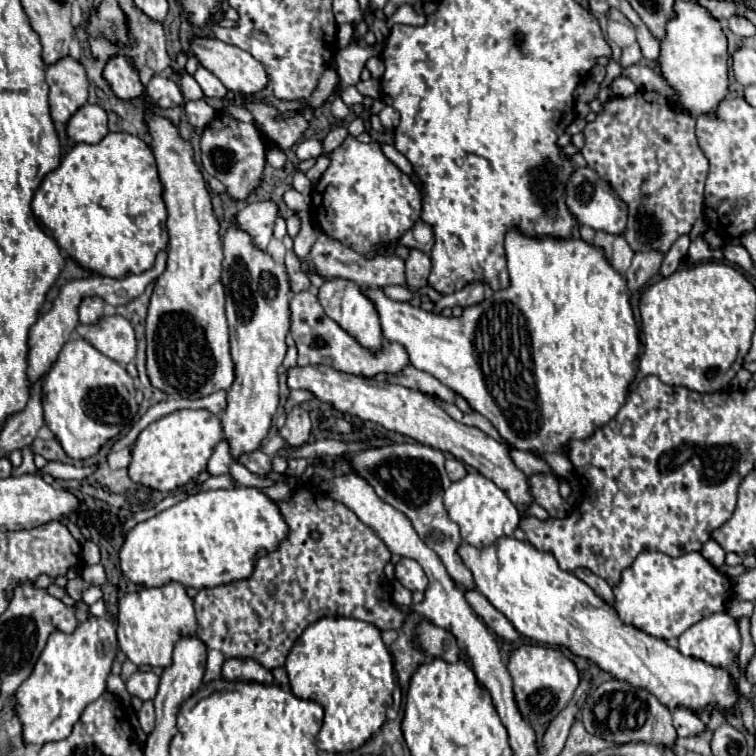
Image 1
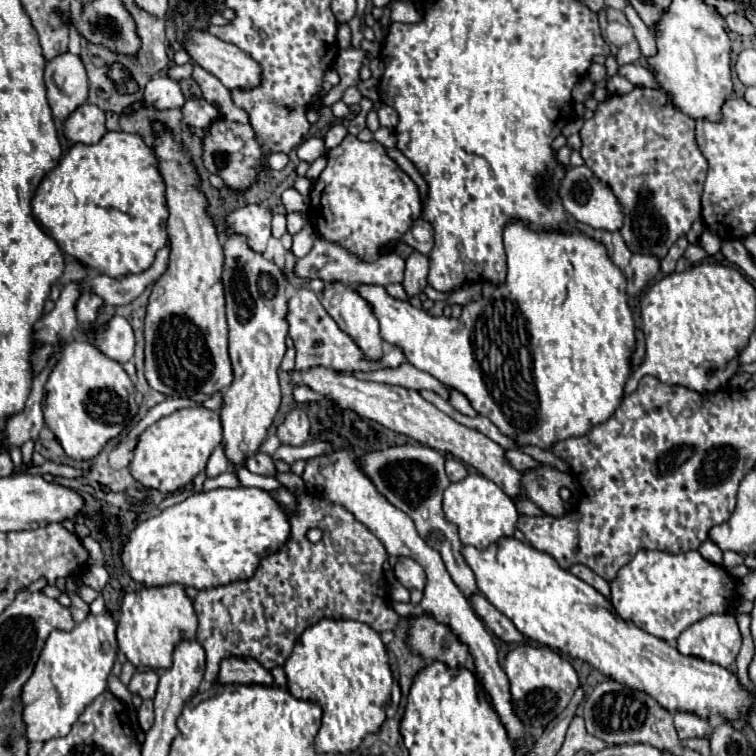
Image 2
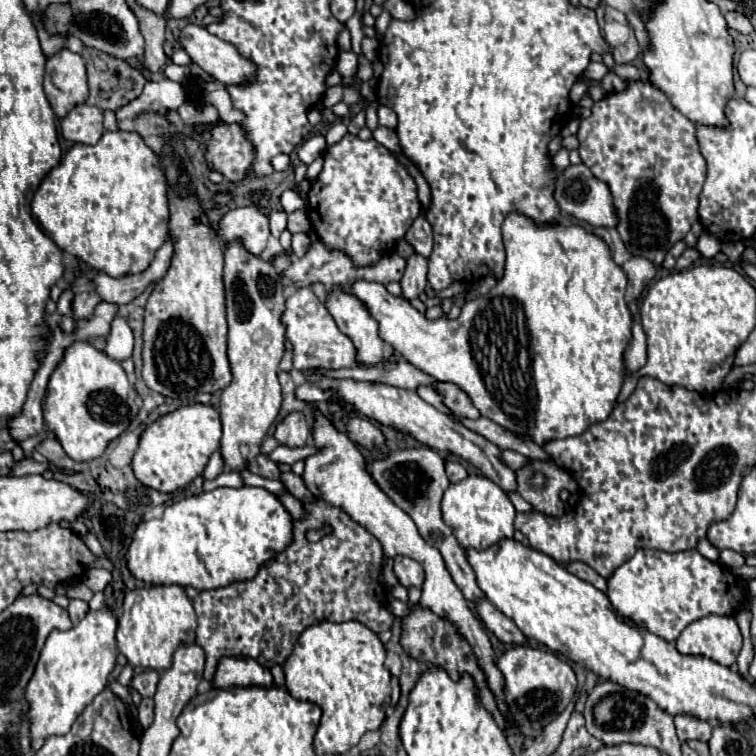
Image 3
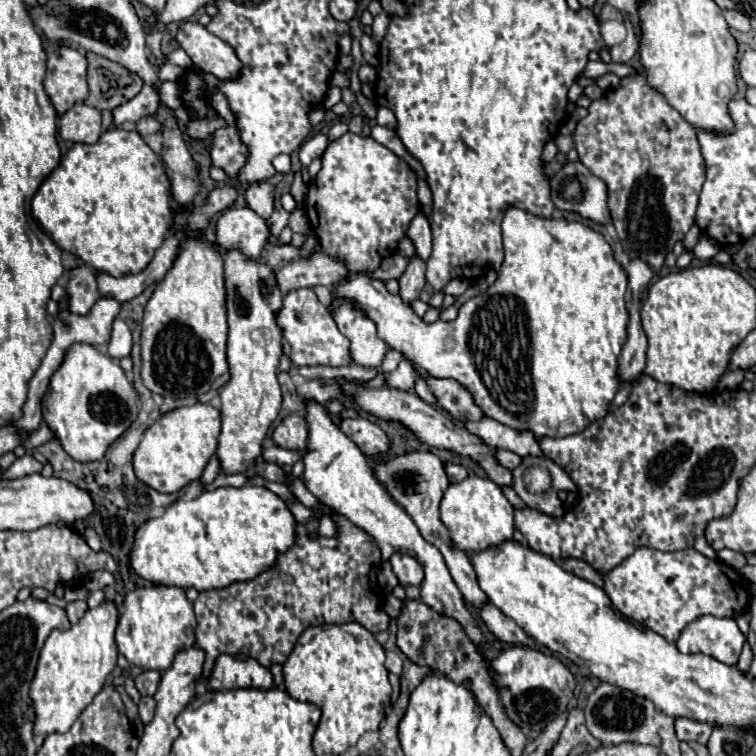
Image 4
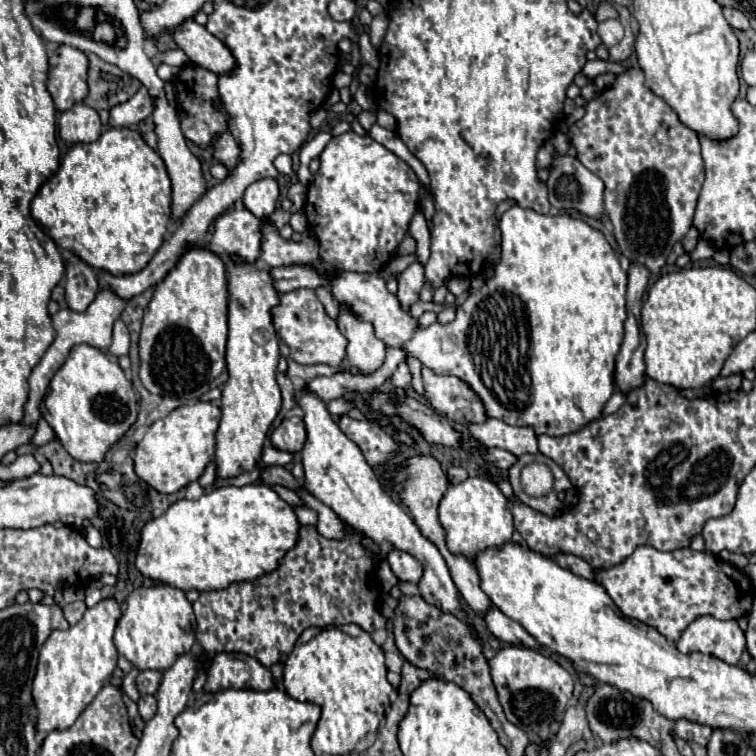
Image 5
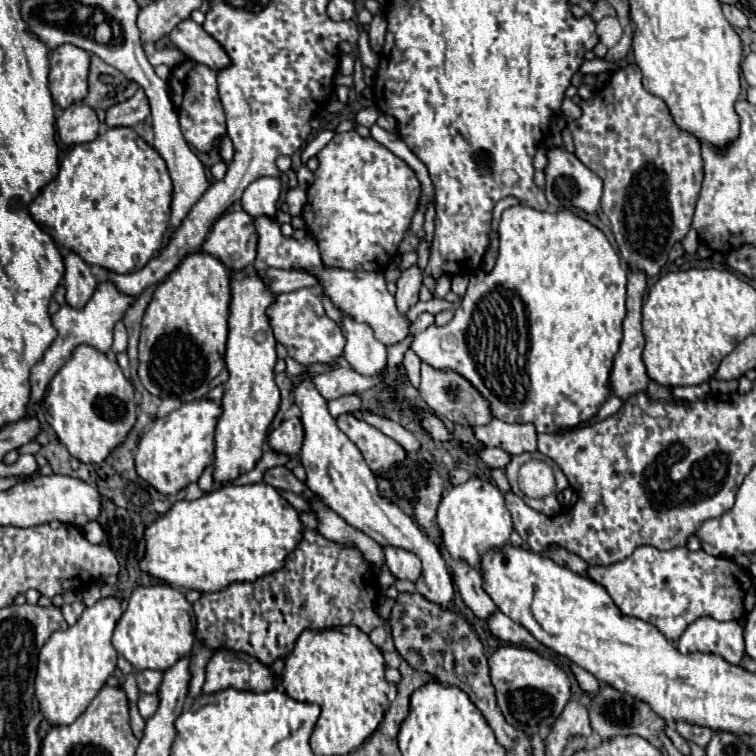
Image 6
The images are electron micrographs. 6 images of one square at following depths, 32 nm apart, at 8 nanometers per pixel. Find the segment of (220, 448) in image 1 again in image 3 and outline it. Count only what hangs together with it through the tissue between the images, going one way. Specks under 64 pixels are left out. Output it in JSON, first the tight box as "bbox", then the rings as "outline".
{"bbox":[202,452,224,480],"outline":[[[214,452],[214,454],[210,456],[210,460],[208,460],[206,468],[204,468],[202,478],[204,478],[204,480],[214,480],[220,472],[224,472],[224,462],[222,462],[220,452]]]}

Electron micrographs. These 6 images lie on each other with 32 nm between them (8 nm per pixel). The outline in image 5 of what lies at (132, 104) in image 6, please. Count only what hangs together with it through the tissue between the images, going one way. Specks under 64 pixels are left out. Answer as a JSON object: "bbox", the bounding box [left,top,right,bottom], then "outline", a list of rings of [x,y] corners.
{"bbox":[108,86,152,126],"outline":[[[142,86],[128,102],[114,106],[110,110],[108,126],[126,126],[126,124],[138,124],[146,120],[152,114],[152,98],[148,90]]]}

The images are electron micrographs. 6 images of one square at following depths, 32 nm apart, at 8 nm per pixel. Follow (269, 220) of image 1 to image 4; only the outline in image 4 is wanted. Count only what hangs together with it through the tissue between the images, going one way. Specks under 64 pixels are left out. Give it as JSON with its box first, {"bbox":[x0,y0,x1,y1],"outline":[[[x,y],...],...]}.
{"bbox":[214,208,268,258],"outline":[[[230,208],[216,222],[214,248],[222,254],[240,250],[248,258],[260,258],[268,240],[268,222],[250,208]]]}

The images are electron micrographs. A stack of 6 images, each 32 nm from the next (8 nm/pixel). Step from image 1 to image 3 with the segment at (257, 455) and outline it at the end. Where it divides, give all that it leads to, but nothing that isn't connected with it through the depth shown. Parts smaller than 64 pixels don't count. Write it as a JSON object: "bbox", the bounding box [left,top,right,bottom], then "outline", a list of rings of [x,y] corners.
{"bbox":[250,454,280,480],"outline":[[[260,454],[260,456],[256,456],[252,462],[250,462],[250,472],[252,474],[258,474],[258,476],[264,476],[264,478],[274,478],[274,480],[280,480],[280,470],[278,470],[278,466],[272,462],[272,460],[268,460],[264,454]]]}

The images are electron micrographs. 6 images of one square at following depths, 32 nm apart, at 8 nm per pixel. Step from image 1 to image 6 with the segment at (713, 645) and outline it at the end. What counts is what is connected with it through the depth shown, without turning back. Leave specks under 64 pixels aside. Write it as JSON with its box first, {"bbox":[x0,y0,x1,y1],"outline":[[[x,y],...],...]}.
{"bbox":[676,618,744,664],"outline":[[[698,618],[676,642],[682,654],[710,652],[718,654],[730,664],[740,664],[744,656],[744,636],[738,620],[718,622],[714,618]]]}

